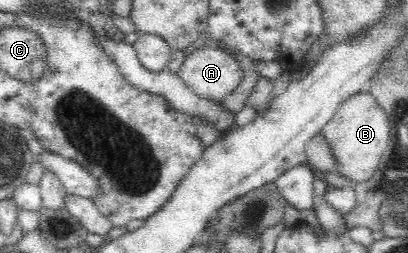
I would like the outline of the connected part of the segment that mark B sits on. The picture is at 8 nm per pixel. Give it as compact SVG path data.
M366 89L347 97L336 110L332 119L320 133L330 144L335 157L337 172L350 181L350 185L367 181L374 175L381 155L390 143L391 127L386 112Z

